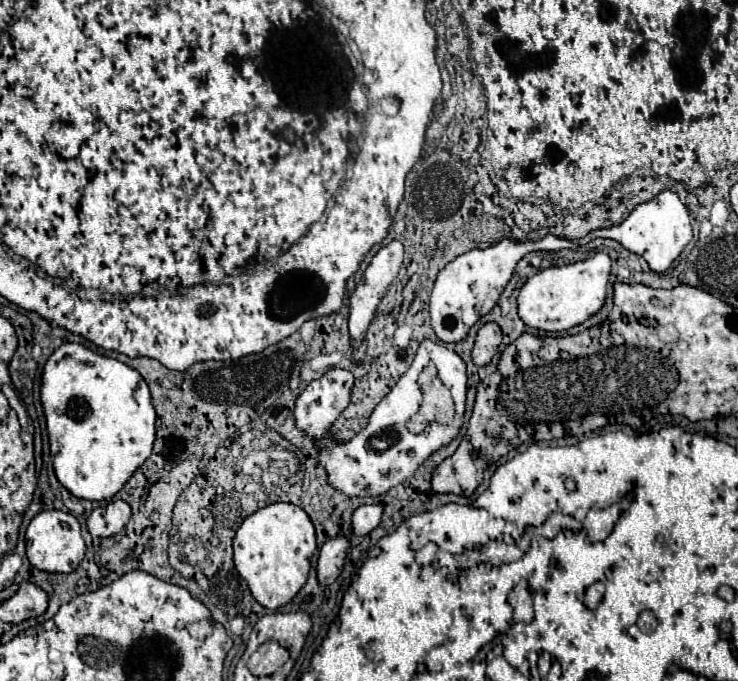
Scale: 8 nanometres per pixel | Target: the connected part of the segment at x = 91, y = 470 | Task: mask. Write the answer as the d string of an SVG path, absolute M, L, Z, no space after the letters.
M62 344L48 358L42 372L40 400L48 424L48 438L52 448L52 464L60 484L74 494L90 502L112 498L128 478L142 466L152 454L156 430L156 410L150 402L150 392L144 378L130 366L92 352L84 344Z

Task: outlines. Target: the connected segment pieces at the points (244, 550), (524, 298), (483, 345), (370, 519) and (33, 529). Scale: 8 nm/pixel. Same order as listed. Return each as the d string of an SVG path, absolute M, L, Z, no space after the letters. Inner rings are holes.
M274 502L250 514L234 536L234 564L252 596L268 610L288 604L306 584L316 536L310 516L296 504Z
M598 252L582 262L544 268L528 278L526 284L520 288L518 314L524 324L548 332L562 332L576 324L582 324L604 306L608 274L610 258L604 252Z
M486 322L478 334L476 334L476 344L472 350L472 362L478 366L488 364L494 354L498 352L498 346L502 342L502 332L496 322Z
M360 506L360 508L356 508L354 516L352 516L354 532L356 534L368 534L368 532L372 532L380 524L382 512L384 512L382 506Z
M44 510L40 512L26 530L26 556L32 566L46 572L74 572L76 566L82 562L86 552L84 538L80 534L80 522L62 510Z

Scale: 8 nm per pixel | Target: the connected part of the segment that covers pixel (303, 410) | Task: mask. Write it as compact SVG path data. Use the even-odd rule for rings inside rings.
M330 368L322 378L312 380L304 392L296 398L296 408L294 408L294 416L296 416L296 426L306 432L312 438L322 438L330 424L338 418L338 414L349 405L351 400L351 390L354 385L354 377L352 372L344 370L344 368Z

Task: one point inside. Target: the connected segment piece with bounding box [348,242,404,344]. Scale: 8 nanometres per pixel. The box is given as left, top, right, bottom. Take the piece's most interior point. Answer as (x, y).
(384, 266)

